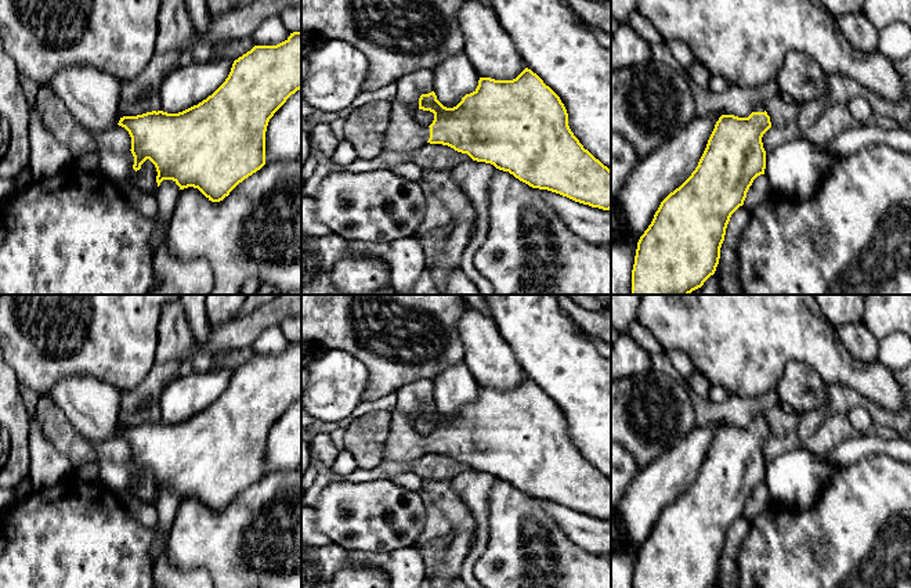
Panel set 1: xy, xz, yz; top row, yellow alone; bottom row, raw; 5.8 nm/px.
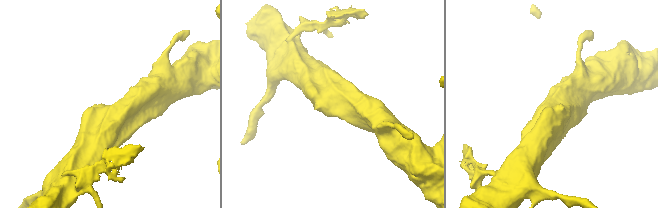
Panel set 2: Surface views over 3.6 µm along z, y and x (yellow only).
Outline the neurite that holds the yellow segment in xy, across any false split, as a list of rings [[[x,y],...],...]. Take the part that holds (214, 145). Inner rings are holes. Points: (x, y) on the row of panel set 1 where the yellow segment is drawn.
[[[293,32],[290,36],[276,46],[254,46],[250,51],[234,61],[231,72],[225,82],[206,100],[178,113],[167,113],[163,111],[152,111],[137,116],[123,116],[119,126],[124,127],[131,137],[131,154],[134,156],[133,169],[137,172],[141,165],[149,159],[158,172],[158,187],[163,180],[173,180],[180,190],[194,187],[198,188],[209,201],[220,202],[245,178],[260,170],[265,165],[265,131],[270,119],[286,102],[286,100],[301,89],[301,32]]]

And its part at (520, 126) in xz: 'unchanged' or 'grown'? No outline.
grown

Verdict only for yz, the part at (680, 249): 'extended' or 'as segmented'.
extended

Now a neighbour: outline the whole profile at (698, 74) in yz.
[[[694,58],[694,61],[688,69],[688,75],[690,75],[690,79],[695,84],[698,84],[701,87],[709,86],[711,73],[699,59]]]

